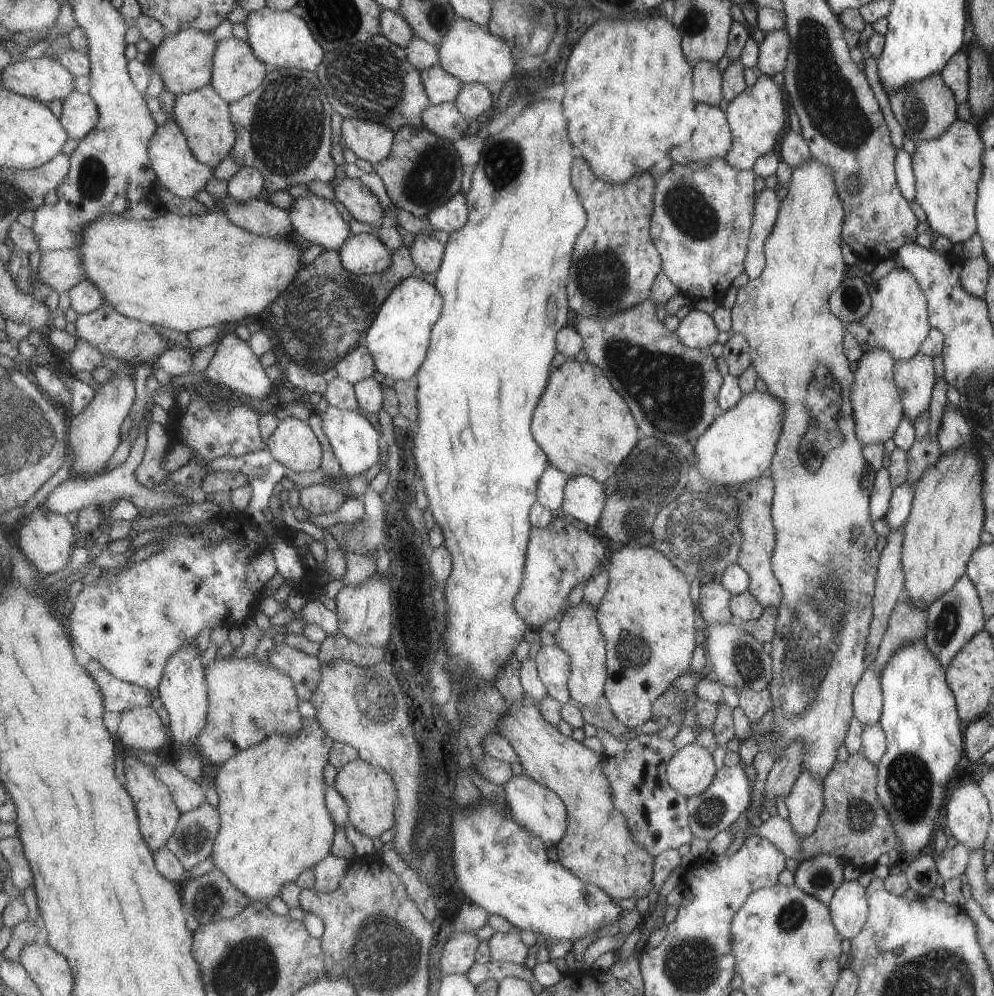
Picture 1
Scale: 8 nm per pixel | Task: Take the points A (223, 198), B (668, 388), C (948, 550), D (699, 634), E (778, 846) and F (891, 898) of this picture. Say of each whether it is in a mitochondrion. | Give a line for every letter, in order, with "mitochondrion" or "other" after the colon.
A: other
B: mitochondrion
C: other
D: other
E: other
F: other

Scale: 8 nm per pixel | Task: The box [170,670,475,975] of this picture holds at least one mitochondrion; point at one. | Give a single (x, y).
(207, 901)

